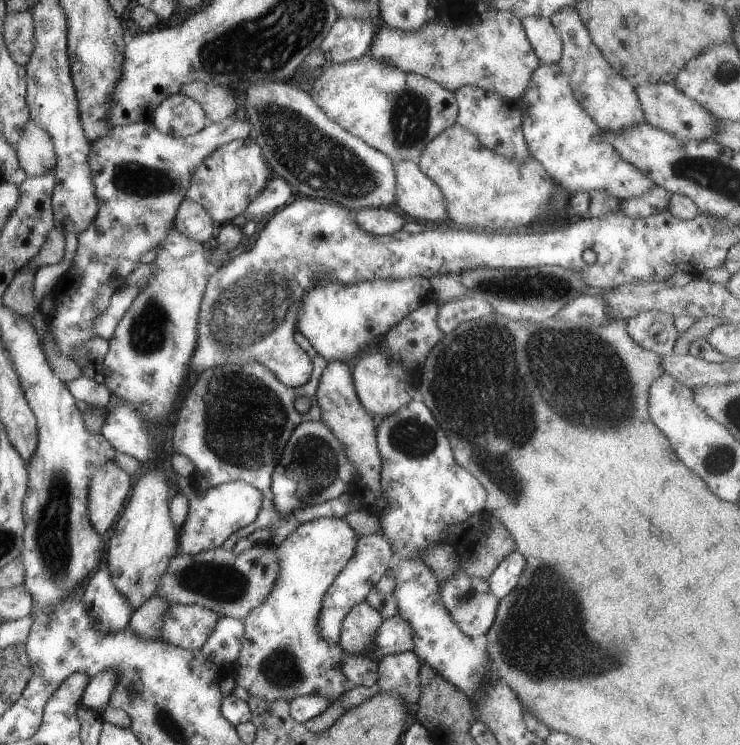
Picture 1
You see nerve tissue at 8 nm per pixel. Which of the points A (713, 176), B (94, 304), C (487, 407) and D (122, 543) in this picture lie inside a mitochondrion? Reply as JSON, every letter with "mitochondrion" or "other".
{"A":"mitochondrion","B":"mitochondrion","C":"mitochondrion","D":"other"}

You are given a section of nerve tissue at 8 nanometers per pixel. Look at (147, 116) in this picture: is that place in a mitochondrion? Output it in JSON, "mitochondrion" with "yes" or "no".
{"mitochondrion":"no"}

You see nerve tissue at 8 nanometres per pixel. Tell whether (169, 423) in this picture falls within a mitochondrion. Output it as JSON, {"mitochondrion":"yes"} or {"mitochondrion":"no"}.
{"mitochondrion":"no"}

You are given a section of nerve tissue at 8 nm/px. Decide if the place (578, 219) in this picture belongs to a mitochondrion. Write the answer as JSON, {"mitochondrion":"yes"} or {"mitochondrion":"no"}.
{"mitochondrion":"no"}

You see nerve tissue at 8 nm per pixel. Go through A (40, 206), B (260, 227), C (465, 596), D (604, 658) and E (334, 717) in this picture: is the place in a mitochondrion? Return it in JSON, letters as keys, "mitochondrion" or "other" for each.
{"A":"other","B":"other","C":"mitochondrion","D":"mitochondrion","E":"other"}

